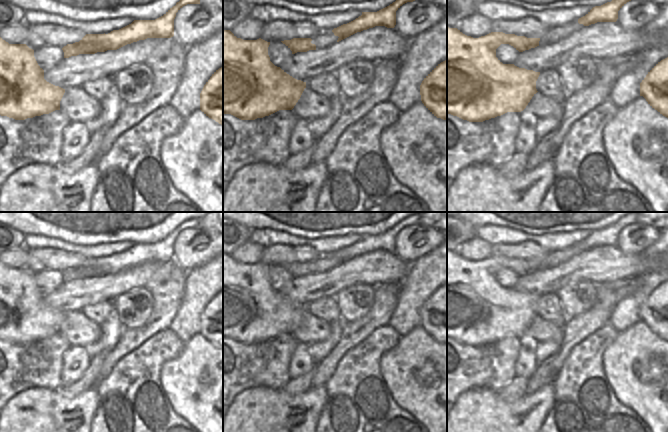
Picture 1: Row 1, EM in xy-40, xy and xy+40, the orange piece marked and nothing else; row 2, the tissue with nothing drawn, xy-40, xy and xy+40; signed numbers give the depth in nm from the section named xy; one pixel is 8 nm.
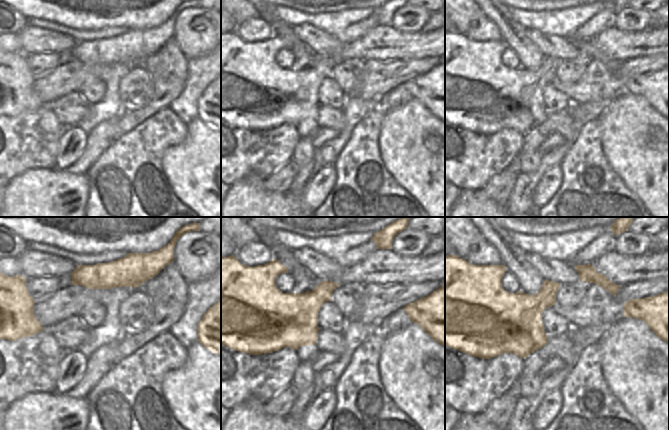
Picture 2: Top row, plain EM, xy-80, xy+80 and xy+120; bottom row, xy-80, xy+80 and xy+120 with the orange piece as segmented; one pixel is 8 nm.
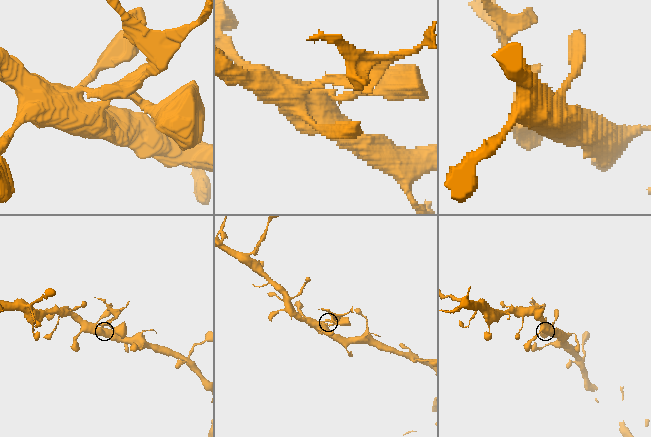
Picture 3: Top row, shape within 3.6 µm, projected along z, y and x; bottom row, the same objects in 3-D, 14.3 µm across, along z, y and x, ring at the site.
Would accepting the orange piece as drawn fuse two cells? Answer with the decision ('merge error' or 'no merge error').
merge error

